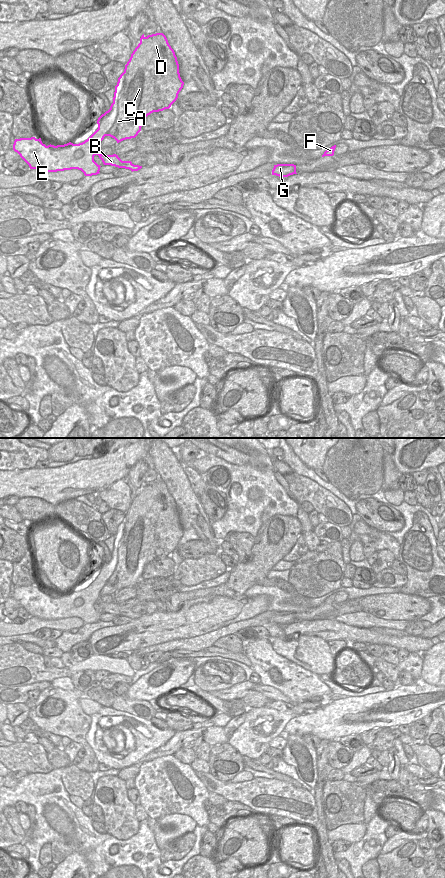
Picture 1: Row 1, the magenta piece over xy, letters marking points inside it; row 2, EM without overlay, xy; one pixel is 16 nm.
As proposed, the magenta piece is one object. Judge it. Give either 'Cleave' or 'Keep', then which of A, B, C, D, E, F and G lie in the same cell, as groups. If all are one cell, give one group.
Cleave. Groups: A C D / B E F G

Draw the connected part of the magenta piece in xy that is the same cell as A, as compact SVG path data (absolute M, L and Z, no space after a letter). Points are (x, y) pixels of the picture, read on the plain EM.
M156 481L145 485L143 482L125 513L124 520L118 526L113 551L104 561L109 565L108 571L111 568L114 570L107 584L114 586L117 591L135 586L141 579L145 566L153 560L169 557L177 548L183 533L177 505L166 484Z

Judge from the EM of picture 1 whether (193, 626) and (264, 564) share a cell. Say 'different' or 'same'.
different

